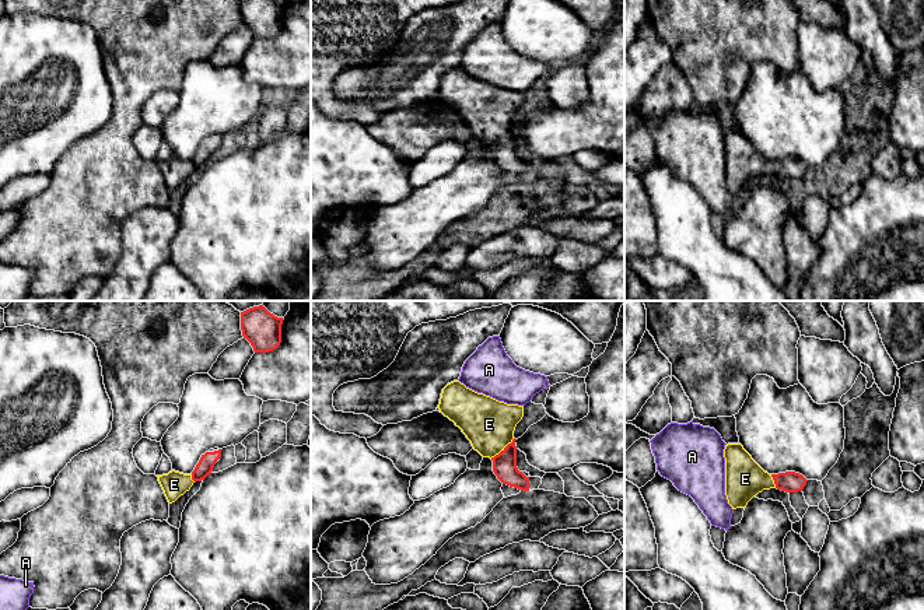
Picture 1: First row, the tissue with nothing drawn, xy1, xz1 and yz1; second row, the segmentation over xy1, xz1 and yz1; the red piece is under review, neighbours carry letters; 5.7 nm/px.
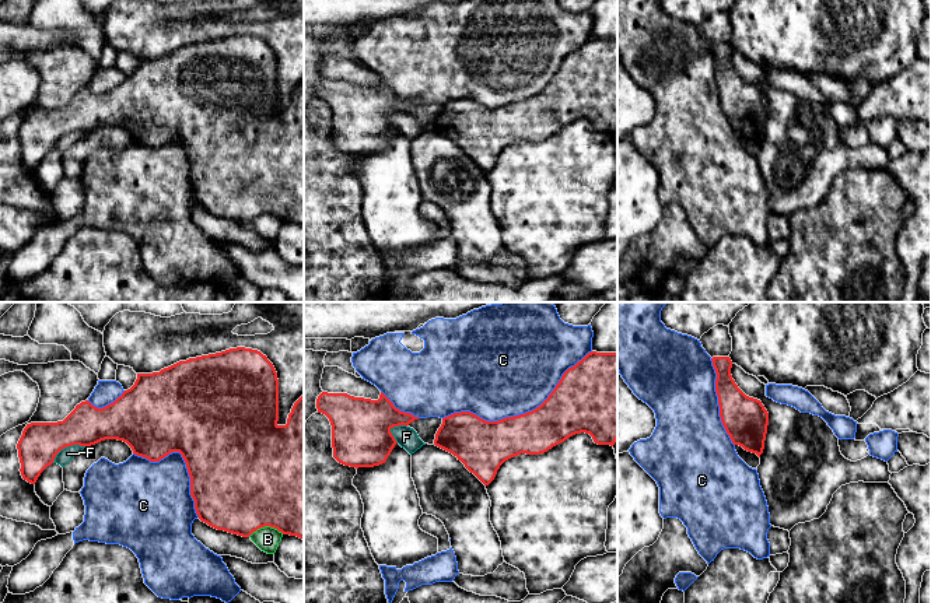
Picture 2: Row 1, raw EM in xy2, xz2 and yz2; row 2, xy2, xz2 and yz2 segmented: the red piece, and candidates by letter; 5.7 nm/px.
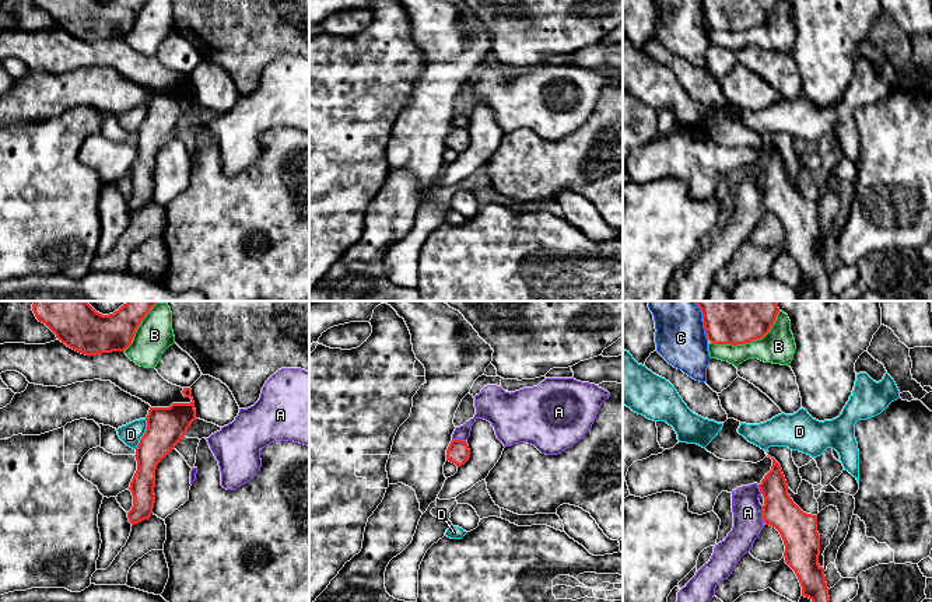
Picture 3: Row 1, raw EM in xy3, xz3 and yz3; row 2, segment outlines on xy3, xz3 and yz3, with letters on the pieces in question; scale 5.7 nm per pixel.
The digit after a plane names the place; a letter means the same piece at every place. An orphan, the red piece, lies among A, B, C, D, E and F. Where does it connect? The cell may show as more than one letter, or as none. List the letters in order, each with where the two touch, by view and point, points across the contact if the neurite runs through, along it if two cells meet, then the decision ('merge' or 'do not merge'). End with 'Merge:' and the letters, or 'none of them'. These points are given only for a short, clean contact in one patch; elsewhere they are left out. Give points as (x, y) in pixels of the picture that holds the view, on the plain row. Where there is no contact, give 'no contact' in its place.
A: yz3 (763, 200) | along yz3 (761, 192), (764, 209) | do not merge
B: yz3 (747, 28) | do not merge
C: xz2 (520, 101) | do not merge
D: xy3 (144, 121) | along xy3 (146, 105), (146, 118), (135, 135) | do not merge
E: xz1 (501, 137) | across xz1 (504, 151), (501, 137), (492, 122), (489, 111) | merge
F: xy2 (66, 133) | do not merge
Merge: E

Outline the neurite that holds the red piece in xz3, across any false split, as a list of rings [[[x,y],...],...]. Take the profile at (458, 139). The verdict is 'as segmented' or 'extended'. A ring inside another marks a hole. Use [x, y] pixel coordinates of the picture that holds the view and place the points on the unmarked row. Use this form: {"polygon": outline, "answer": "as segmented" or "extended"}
{"polygon": [[[452,126],[446,136],[446,147],[455,150],[458,154],[465,151],[470,144],[470,136],[466,127]]], "answer": "as segmented"}

